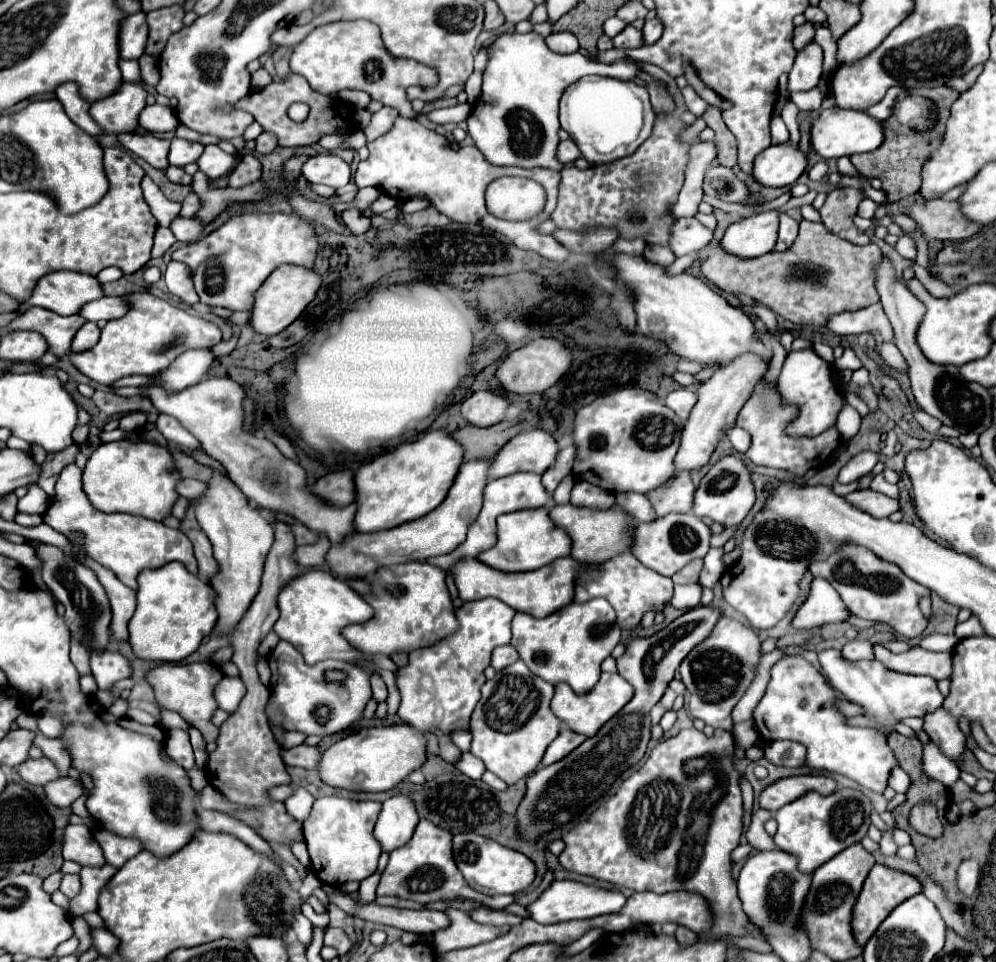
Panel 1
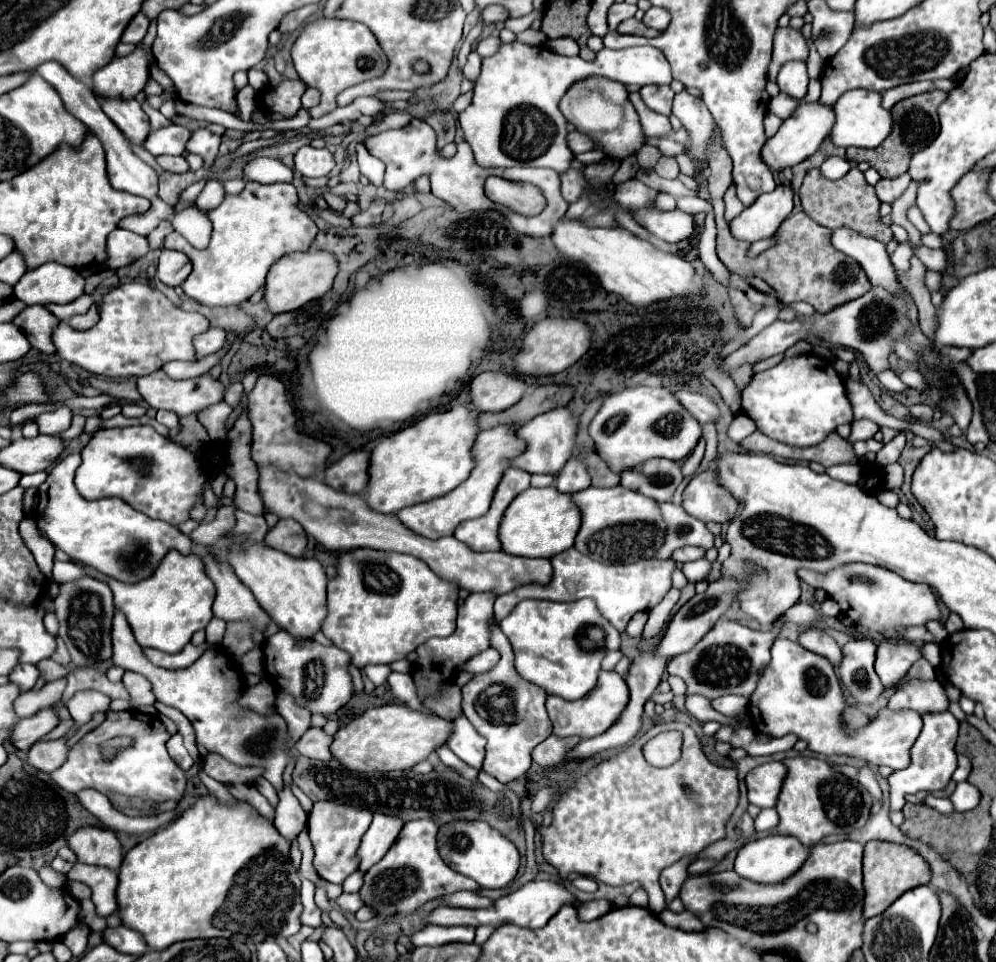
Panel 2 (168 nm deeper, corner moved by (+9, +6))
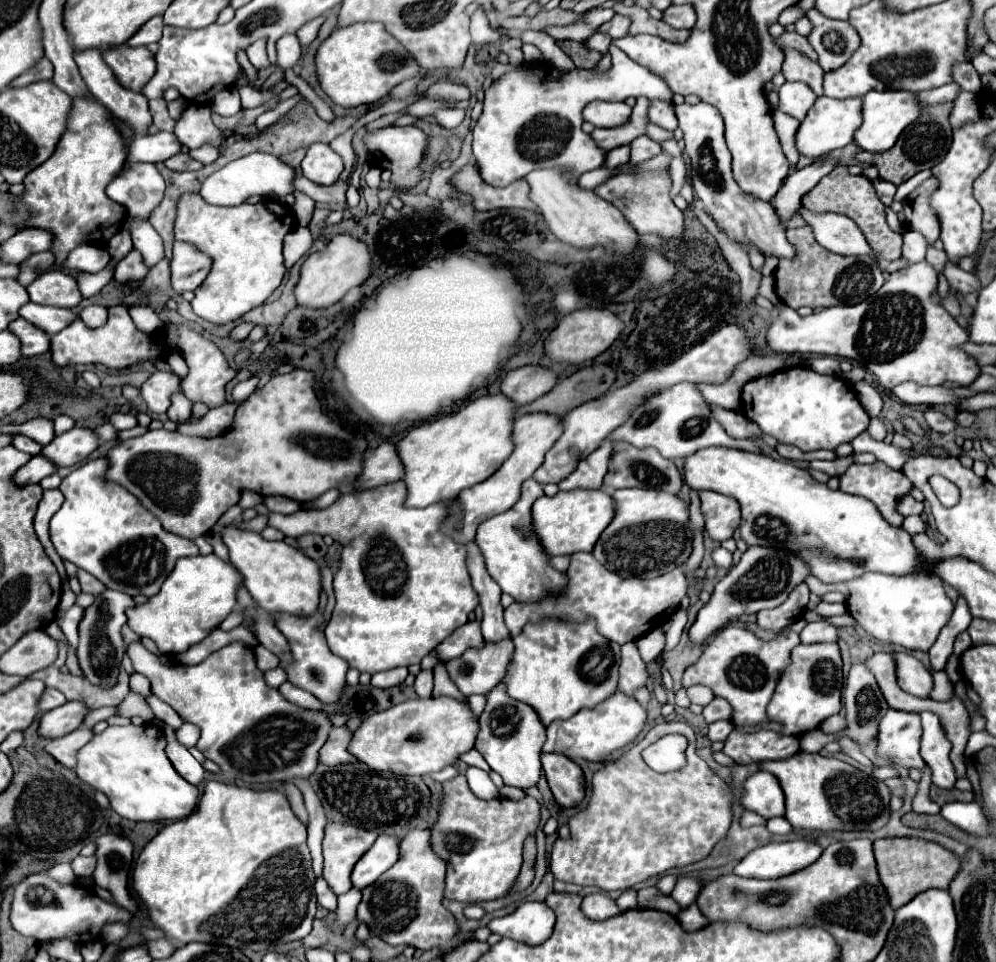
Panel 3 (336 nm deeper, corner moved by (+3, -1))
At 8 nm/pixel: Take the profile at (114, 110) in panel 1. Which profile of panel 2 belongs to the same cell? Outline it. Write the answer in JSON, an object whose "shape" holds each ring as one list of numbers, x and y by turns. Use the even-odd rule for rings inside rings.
{"shape":[[137,47,133,53,125,57,111,59,105,67,95,71,93,89,101,97,135,97,149,79,147,51]]}

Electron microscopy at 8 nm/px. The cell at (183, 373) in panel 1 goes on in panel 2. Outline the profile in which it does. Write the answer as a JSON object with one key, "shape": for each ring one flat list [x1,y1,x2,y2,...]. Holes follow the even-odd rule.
{"shape":[[211,327,207,333,197,335,195,339,195,351,197,351,197,359,219,351,225,345,227,339,227,331,221,327]]}

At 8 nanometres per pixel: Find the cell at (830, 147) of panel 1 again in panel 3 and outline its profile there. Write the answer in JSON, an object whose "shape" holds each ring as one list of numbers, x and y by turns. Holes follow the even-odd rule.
{"shape":[[871,90,863,96,863,122,855,130,853,140,855,140,855,144,859,144,859,148,863,148,867,152,885,152,897,142,897,136,911,122,917,120,919,112,921,112,921,106,917,104,915,94,901,92,901,90,885,90,885,92]]}

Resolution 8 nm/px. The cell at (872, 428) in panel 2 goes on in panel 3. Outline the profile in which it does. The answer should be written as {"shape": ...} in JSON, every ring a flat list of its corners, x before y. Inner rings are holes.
{"shape":[[871,418,867,432,869,432,871,438,875,438,875,440,883,440,885,434,887,434,887,428,885,428,885,424,883,424,879,418]]}

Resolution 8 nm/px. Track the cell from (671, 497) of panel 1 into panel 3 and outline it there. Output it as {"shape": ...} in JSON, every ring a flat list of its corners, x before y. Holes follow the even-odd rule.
{"shape":[[623,446,613,452,609,462,609,472,603,482,603,488,607,492,613,492,617,488,655,488,667,494,679,494,681,486,683,486,683,476,671,460,661,458,657,450,637,450,633,446]]}

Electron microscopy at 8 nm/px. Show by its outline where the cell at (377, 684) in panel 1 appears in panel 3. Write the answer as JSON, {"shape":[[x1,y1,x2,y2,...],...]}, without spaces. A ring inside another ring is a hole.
{"shape":[[393,668,393,670,385,670,385,672,377,672,373,674,371,678,371,686,373,688,393,688,393,686,399,686,403,684,403,680,407,678,407,668]]}

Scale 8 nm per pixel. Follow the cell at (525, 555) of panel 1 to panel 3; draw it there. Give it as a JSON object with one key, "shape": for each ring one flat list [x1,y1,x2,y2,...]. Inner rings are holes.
{"shape":[[571,490,555,496,541,496,531,508,533,530,547,556,591,552,601,530,613,518,613,500,603,490]]}

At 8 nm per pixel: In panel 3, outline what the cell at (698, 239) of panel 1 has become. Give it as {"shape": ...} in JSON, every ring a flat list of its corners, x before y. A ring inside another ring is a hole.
{"shape":[[661,152,659,156,635,166,637,168,635,174,619,174,609,178,607,182,595,188,595,194,599,194,601,198,617,206,627,218,627,222,639,234,657,234,661,238,681,238,685,232,685,216,669,198,671,178,669,174,663,172,663,168,667,166,669,166,669,156]]}

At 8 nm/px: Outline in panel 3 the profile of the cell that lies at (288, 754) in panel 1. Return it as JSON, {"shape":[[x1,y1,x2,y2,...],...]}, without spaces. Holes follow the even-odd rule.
{"shape":[[345,726,343,728,333,728,325,746,319,752,319,762,325,764,325,766,355,762,355,758,347,752,349,740,351,740,351,732]]}

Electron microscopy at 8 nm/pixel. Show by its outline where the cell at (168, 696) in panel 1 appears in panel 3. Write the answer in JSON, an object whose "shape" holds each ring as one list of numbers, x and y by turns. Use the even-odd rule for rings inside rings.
{"shape":[[139,640,127,646,127,656,135,672,143,674,151,682,151,692,167,702,185,722,191,722,201,728,201,738,197,742,197,750,205,754,205,758,213,760,221,766,225,776,235,780,243,780,247,784,271,784,271,782,289,782,295,778,309,778,311,772,319,764,319,750,327,740,331,730,331,722,325,712,303,710,291,702,287,702,279,690,269,688,263,680,263,672,255,666,253,648,233,642,211,656,207,656,201,664,195,666,165,666,159,662,155,654,151,654]]}

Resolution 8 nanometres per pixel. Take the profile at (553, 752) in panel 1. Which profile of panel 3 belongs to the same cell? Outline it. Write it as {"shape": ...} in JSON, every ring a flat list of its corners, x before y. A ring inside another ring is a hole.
{"shape":[[541,754,541,764,549,788,561,806,569,808,583,800,585,796,583,770,571,758,563,754]]}

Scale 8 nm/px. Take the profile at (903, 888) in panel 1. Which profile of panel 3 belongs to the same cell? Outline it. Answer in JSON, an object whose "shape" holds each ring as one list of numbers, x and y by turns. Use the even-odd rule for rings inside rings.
{"shape":[[883,838,873,844,879,880,887,890,891,908,901,908,929,888,947,888,959,870,959,858,939,844,919,838]]}

